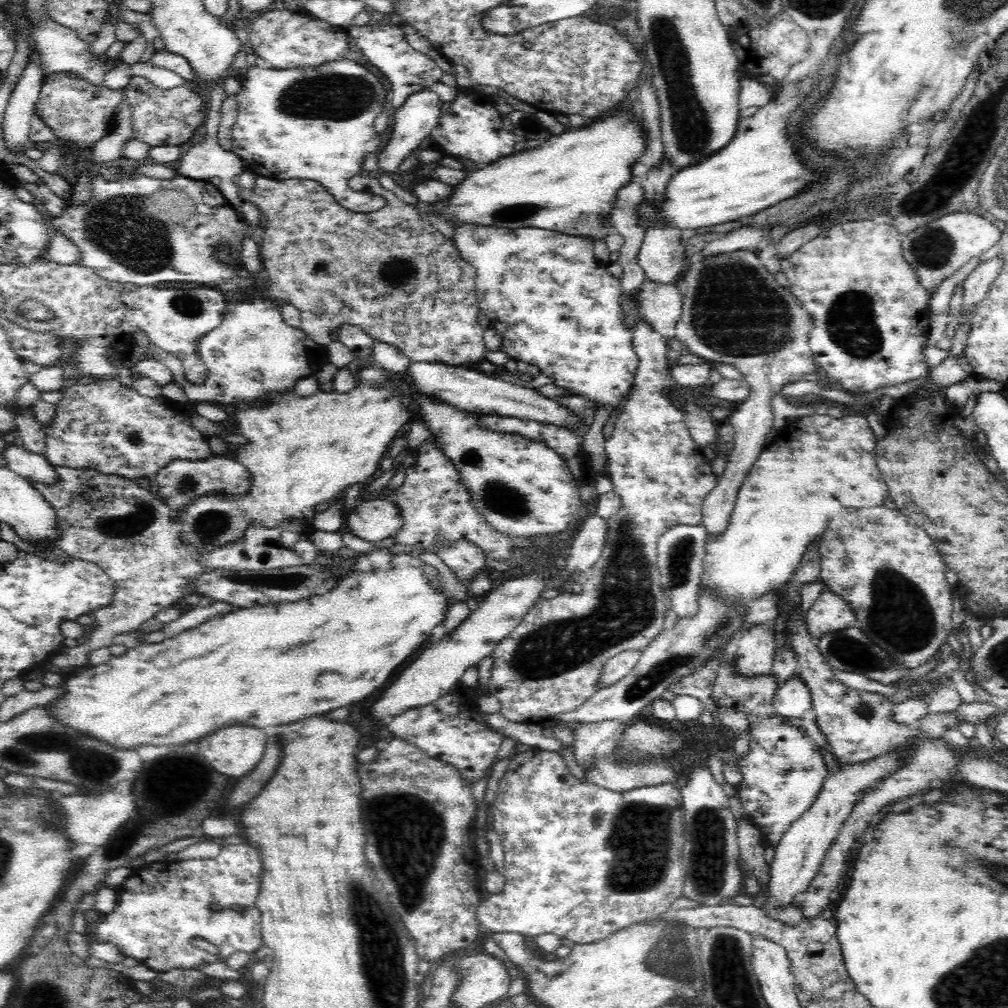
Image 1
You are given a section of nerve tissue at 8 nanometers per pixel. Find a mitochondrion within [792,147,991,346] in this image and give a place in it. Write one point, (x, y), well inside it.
(931, 249)

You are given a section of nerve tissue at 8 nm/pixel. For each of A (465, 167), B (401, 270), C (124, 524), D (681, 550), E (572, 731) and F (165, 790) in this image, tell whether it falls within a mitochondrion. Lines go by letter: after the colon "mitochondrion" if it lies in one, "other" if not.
A: other
B: mitochondrion
C: mitochondrion
D: mitochondrion
E: other
F: other

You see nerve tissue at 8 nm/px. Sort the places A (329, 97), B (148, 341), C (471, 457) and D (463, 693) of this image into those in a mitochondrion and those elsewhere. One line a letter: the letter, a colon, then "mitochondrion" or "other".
A: mitochondrion
B: other
C: mitochondrion
D: other

